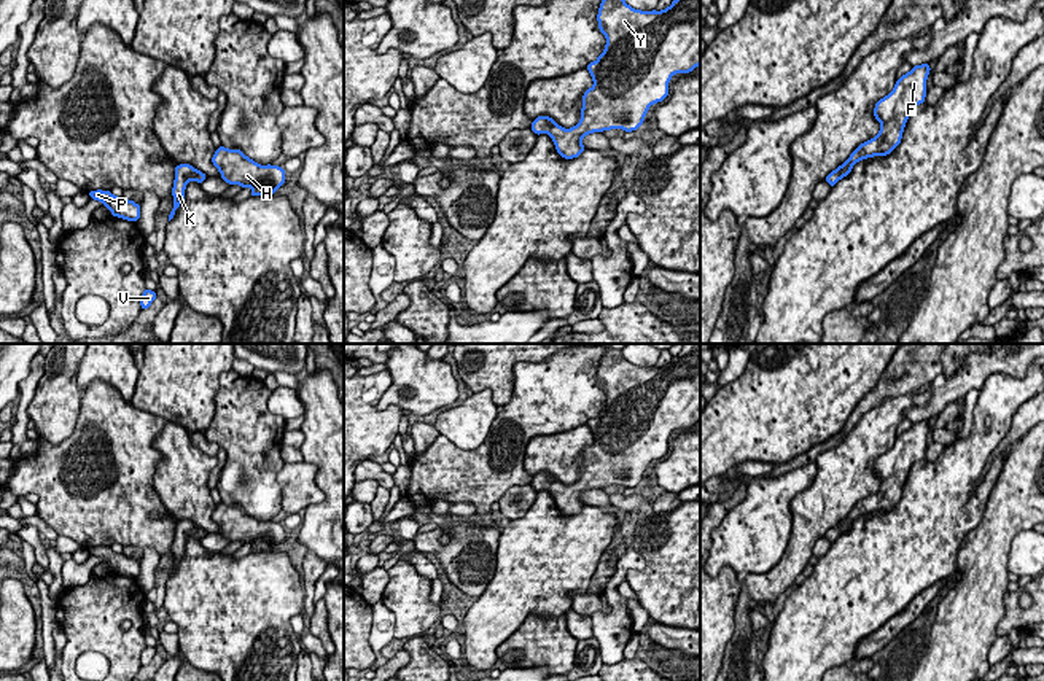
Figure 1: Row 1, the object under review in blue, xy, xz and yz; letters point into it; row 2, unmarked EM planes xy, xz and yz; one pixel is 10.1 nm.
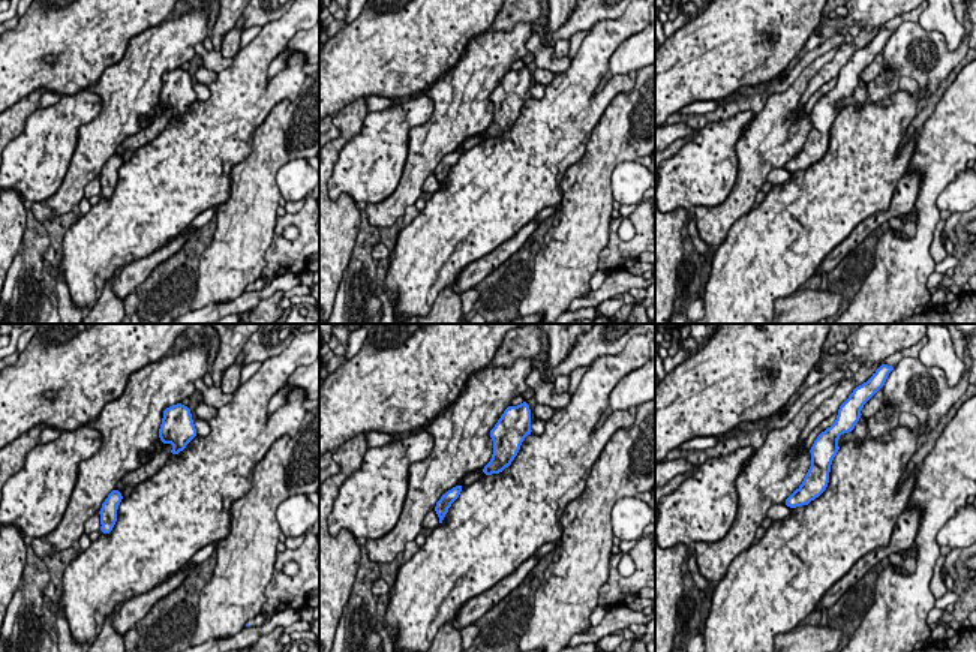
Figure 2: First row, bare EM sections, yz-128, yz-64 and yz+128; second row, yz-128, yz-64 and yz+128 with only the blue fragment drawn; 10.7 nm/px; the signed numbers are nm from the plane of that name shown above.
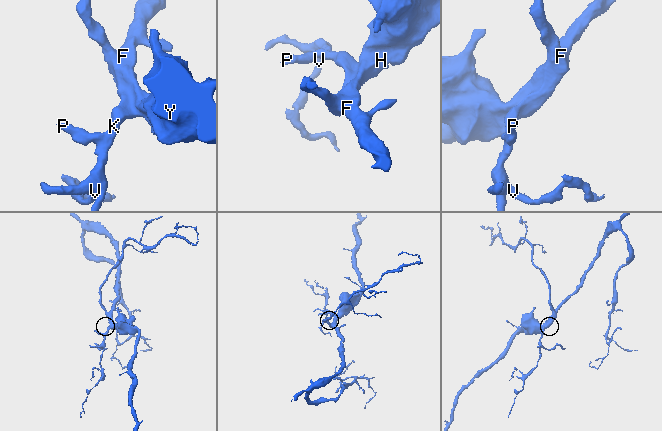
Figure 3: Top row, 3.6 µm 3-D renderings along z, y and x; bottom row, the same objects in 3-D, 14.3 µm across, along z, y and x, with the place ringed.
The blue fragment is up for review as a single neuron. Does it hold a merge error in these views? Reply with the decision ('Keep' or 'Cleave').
Keep

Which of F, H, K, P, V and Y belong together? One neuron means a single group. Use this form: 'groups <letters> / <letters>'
groups F H K P V Y

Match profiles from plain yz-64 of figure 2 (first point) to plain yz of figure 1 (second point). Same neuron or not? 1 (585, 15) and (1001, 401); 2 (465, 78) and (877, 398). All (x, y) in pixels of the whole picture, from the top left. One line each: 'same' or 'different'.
1: different
2: different

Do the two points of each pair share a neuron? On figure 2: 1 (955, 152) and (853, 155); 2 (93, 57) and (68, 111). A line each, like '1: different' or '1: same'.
1: different
2: different

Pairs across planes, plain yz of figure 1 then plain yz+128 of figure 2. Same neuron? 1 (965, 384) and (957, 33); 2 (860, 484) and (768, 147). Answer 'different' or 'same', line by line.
1: different
2: same

